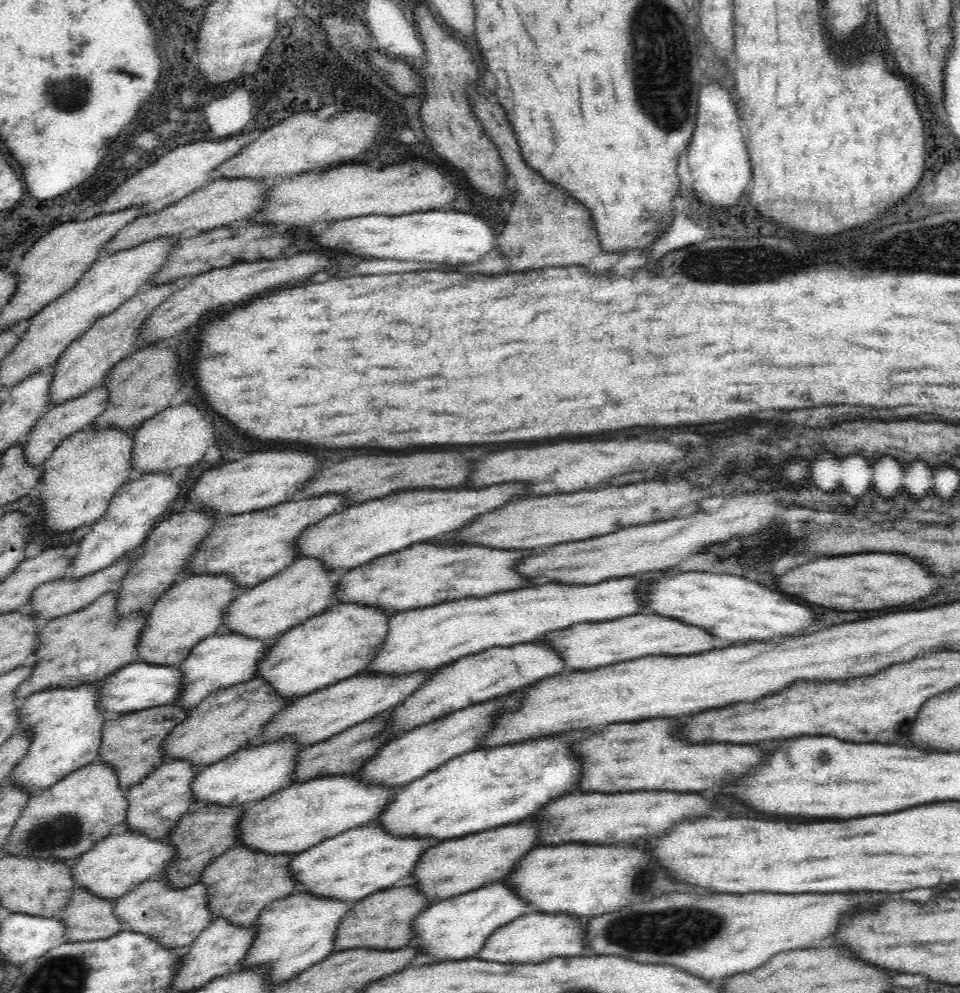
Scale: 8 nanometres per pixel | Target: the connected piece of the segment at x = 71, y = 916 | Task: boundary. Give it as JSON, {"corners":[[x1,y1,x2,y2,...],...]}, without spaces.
{"corners":[[76,885,68,906,56,914,66,923,64,938,68,941,102,940,127,930,127,924,112,909,113,902]]}

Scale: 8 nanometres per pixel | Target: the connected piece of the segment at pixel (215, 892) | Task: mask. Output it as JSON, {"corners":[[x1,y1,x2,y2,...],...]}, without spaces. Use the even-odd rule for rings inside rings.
{"corners":[[244,844,224,851,204,870,202,876,202,883,206,883,210,889,210,911,216,913,216,918,224,917,234,924,244,927,256,925,264,908,301,887,291,869,294,856,296,853,270,854,256,851]]}

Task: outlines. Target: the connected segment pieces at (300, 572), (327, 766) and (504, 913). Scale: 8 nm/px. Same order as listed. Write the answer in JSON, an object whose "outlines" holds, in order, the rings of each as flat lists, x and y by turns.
{"outlines":[[[298,557,280,575,242,592,227,609,223,629,238,631,257,640,273,641,290,628,324,613,337,601,339,584,330,577,332,569,316,557]],[[388,714,379,715,361,724,356,724,339,732,325,741,319,741,314,745,303,747,296,760,296,772,294,782,302,782,311,778,324,775,342,775,344,773,356,773,372,756,386,746,394,737,386,733,386,728,391,724,391,716]],[[494,882,490,886,476,888,472,892,442,899,428,906,414,920,416,938,411,944,418,947,421,958,429,962,475,958,486,944,488,936,530,910,528,901,520,895,520,891,504,882]]]}

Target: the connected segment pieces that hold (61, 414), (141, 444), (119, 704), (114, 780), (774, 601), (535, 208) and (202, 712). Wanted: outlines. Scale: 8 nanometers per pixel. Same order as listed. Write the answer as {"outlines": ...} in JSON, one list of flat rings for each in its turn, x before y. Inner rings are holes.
{"outlines":[[[100,384,88,389,84,394,76,398,71,398,52,406,42,415,38,424,32,428,28,440,24,443,28,463,35,464,37,467,41,466,52,452,58,448,58,444,62,440,67,439,68,436,75,432,83,430,85,427,91,427,94,420,105,411,106,406,108,406,108,400,110,400,110,389,106,385]],[[184,402,184,404,178,404,178,406,170,406,165,408,146,419,140,426,132,431,131,436,134,437,134,446,132,446,132,463,134,463,134,470,137,474,148,471,171,471,176,466,190,466,190,464,196,464,199,460,204,458,206,450,210,446,216,444,216,428,214,428,214,422,216,418,202,410,198,404,190,404,190,402]],[[138,660,116,670,100,683,100,705,111,716,127,715,129,712,141,711,147,708,172,704,182,694,184,682,182,669,175,665,152,664,148,661]],[[98,760,30,796,4,848,11,855,30,855,43,859,75,860,96,842,110,835,112,828,126,823,128,797,120,787,116,767]],[[684,572,674,576,660,576,652,582,646,598,648,610,684,620,694,626,702,626,718,638,728,642,754,640,770,641,772,638,788,638,810,626,820,624,820,616,804,606,784,596,778,590,770,590,758,582,746,580,742,576,712,574,712,572]],[[474,92,473,95,473,110,475,116,480,120,484,127,487,136,490,141,499,150,502,157,505,169,511,177,513,188,516,190,514,194,514,206,510,210,510,220,506,222,504,228,501,230,498,238,496,238,496,245,498,249,504,252,504,256,509,258,512,262,512,270,514,272,522,272,522,270,528,270,528,266,570,266,570,264,582,264,586,266,588,270,594,270,594,272,604,272,608,268,612,268,614,264,618,264,624,256,624,252,628,250,622,250,622,252,604,252,600,248,600,240,594,227,592,215,588,208,584,206,576,197,572,196,572,193,562,189,560,185,556,183,548,182,544,180,542,175,538,171,532,170,528,163,524,161,522,153,520,153,520,146,516,142,516,136,514,136,514,130,510,126,510,122,506,120,506,114,504,110,492,102,493,99,483,99]],[[254,677,231,687,220,688,206,696,198,706,189,710,184,723,174,727,164,740,164,758,182,759,203,767,211,765,232,752,240,750,250,740,255,740,281,713,295,701,294,697,284,697,272,683]]]}

